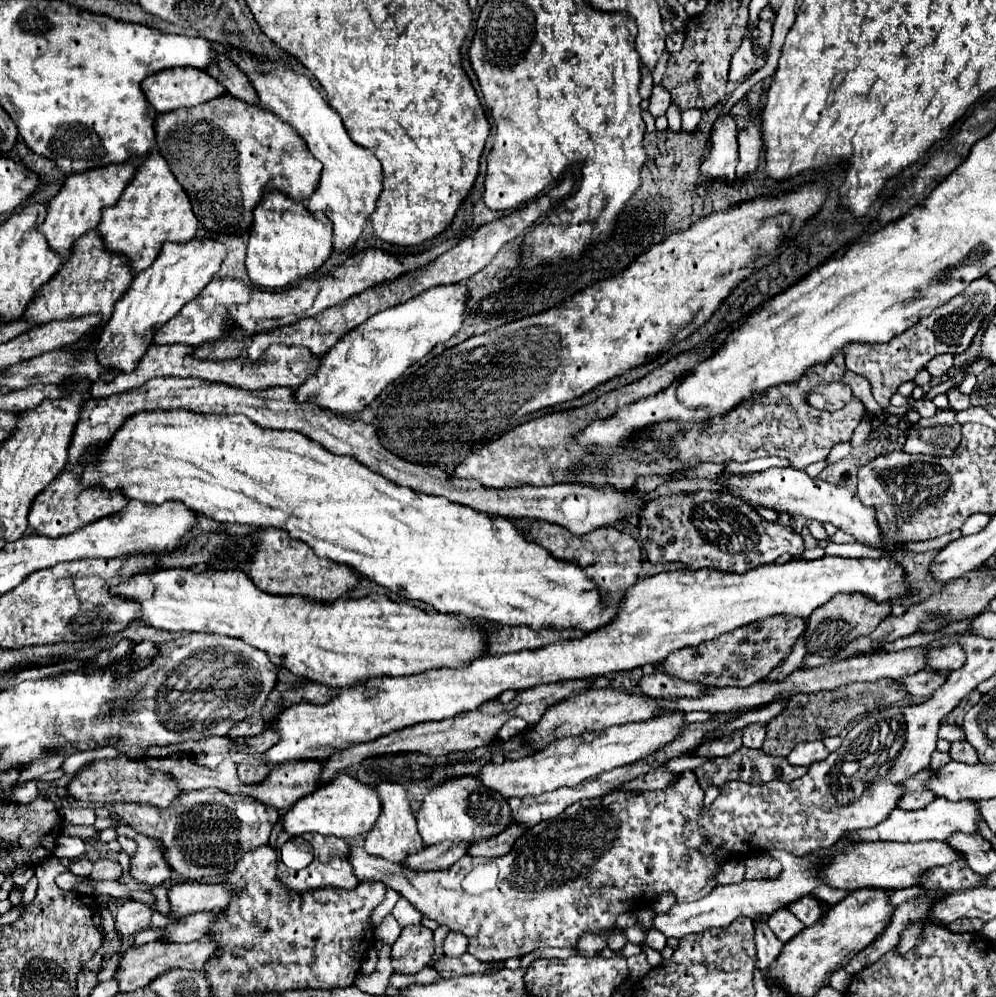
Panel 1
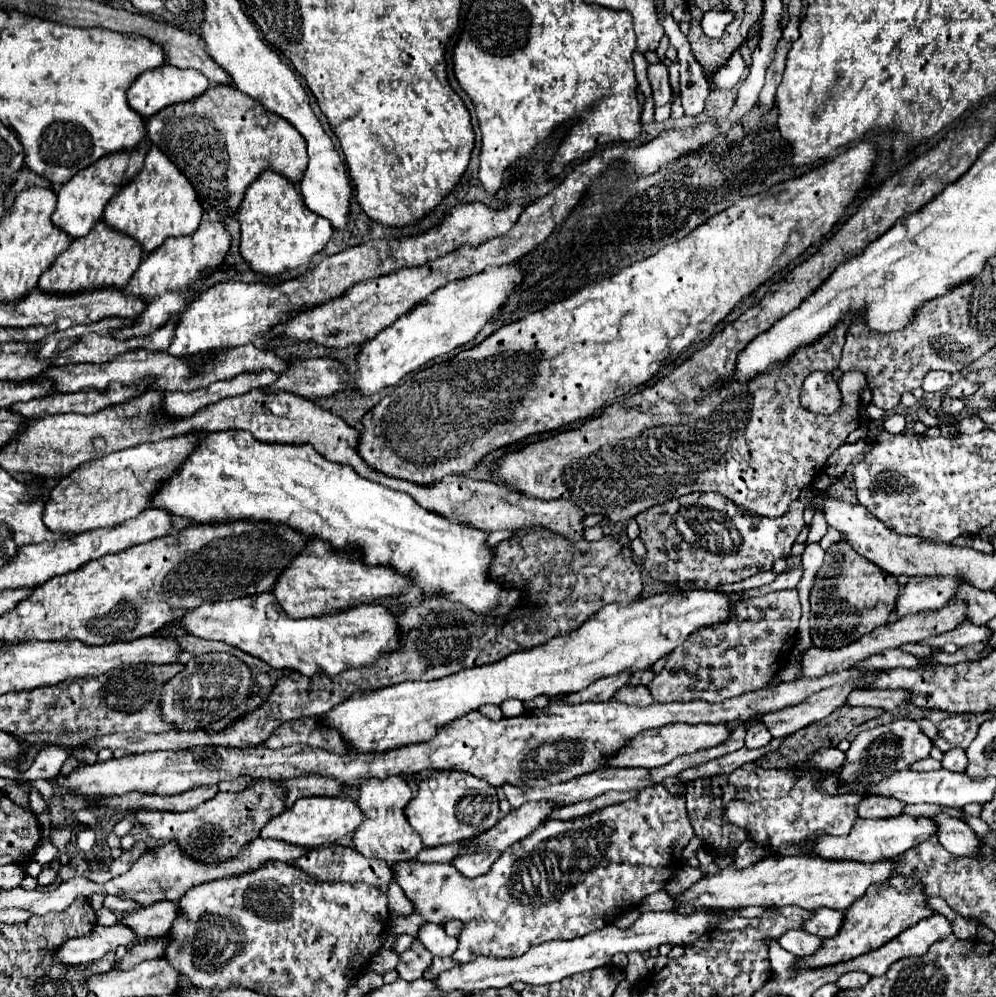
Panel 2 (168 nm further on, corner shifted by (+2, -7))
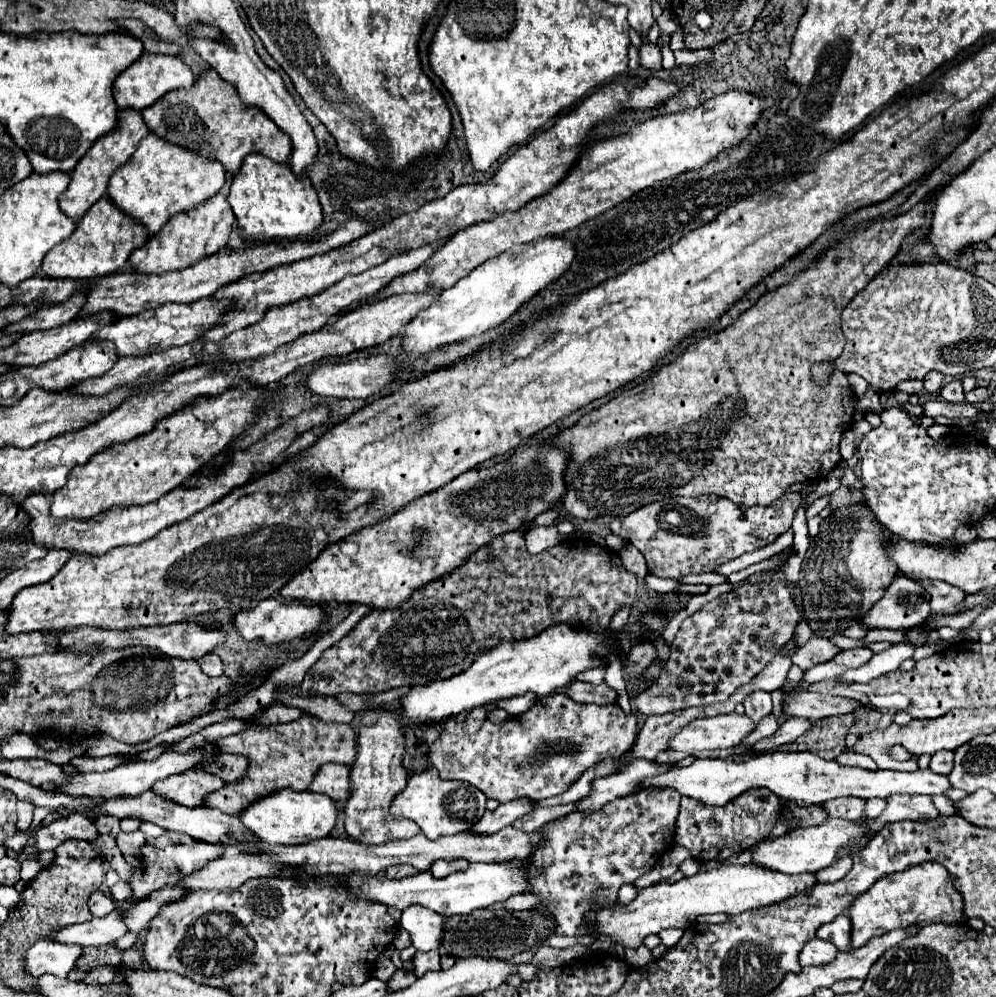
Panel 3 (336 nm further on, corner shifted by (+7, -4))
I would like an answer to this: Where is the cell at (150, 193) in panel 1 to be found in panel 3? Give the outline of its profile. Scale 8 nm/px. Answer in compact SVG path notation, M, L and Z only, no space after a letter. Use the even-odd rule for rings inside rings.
M149 133L139 143L131 159L121 169L117 169L117 173L113 173L107 197L117 209L139 221L149 235L155 235L173 215L187 213L219 193L225 185L225 179L227 173L217 161L209 161Z

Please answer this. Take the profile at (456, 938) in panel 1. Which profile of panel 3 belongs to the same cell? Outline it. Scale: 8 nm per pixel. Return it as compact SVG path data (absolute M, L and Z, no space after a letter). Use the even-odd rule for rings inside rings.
M411 905L409 909L405 909L401 915L401 927L407 929L417 951L439 949L443 943L443 917L425 907Z

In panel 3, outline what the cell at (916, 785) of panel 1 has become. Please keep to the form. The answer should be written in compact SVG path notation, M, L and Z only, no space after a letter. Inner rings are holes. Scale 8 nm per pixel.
M841 797L837 801L827 801L825 807L829 811L829 817L841 817L841 819L861 819L865 813L865 803L859 797Z

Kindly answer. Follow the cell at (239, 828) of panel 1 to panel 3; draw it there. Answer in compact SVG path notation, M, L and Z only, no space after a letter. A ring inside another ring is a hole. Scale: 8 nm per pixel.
M305 715L291 723L253 723L249 729L217 741L217 747L223 753L241 753L249 759L247 775L241 781L229 783L219 791L209 793L203 801L205 807L213 807L235 817L239 817L255 801L279 789L305 791L309 787L309 781L313 781L313 775L323 763L351 765L357 755L355 729L351 725L321 721L311 715Z

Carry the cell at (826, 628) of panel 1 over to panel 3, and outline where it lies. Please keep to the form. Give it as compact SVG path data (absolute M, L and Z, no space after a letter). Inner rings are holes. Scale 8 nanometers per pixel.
M861 483L851 485L851 489L855 489L855 499L859 499L859 503L831 511L831 515L821 521L821 531L811 539L799 573L809 627L815 635L827 639L843 635L847 627L859 623L885 595L885 589L897 575L897 569L893 569L893 563L885 557L885 545L881 545L877 537L877 533L885 529L877 523L873 513L869 513L861 497Z

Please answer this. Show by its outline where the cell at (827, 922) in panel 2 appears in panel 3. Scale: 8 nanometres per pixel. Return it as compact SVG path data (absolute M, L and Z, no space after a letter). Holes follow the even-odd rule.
M837 915L831 923L825 923L817 929L817 937L831 941L839 951L849 951L849 929L851 929L849 917Z

